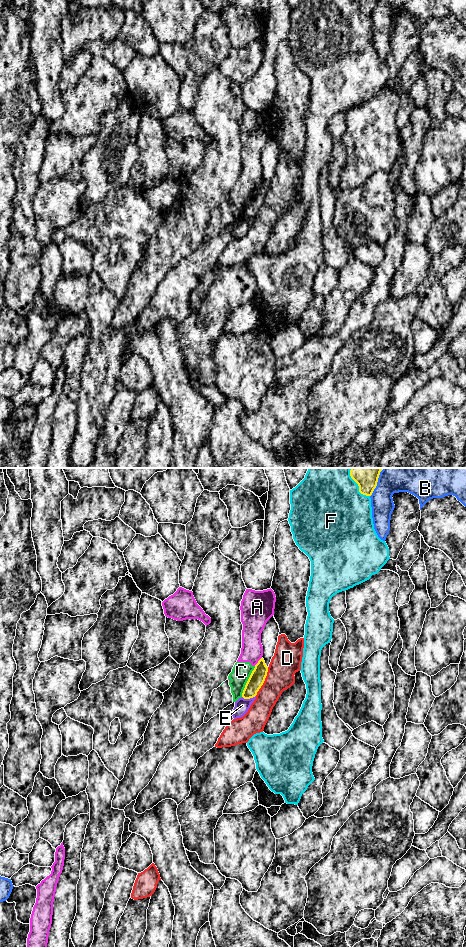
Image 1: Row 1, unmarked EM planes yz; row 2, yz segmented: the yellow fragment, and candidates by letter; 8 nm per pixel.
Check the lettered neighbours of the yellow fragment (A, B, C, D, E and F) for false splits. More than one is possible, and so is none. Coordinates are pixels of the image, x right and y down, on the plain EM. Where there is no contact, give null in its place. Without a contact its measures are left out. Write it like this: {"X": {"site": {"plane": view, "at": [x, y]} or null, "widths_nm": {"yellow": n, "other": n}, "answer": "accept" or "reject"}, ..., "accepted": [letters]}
{"A": {"site": {"plane": "yz", "at": [258, 181]}, "widths_nm": {"yellow": 120, "other": 180}, "answer": "reject"}, "B": {"site": {"plane": "yz", "at": [375, 7]}, "widths_nm": {"yellow": 130, "other": 180}, "answer": "reject"}, "C": {"site": {"plane": "yz", "at": [247, 201]}, "widths_nm": {"yellow": 120, "other": 150}, "answer": "reject"}, "D": {"site": {"plane": "yz", "at": [264, 200]}, "widths_nm": {"yellow": 120, "other": 220}, "answer": "reject"}, "E": {"site": {"plane": "yz", "at": [248, 218]}, "widths_nm": {"yellow": 120, "other": 120}, "answer": "reject"}, "F": {"site": {"plane": "yz", "at": [359, 11]}, "widths_nm": {"yellow": 130, "other": 500}, "answer": "reject"}, "accepted": []}

